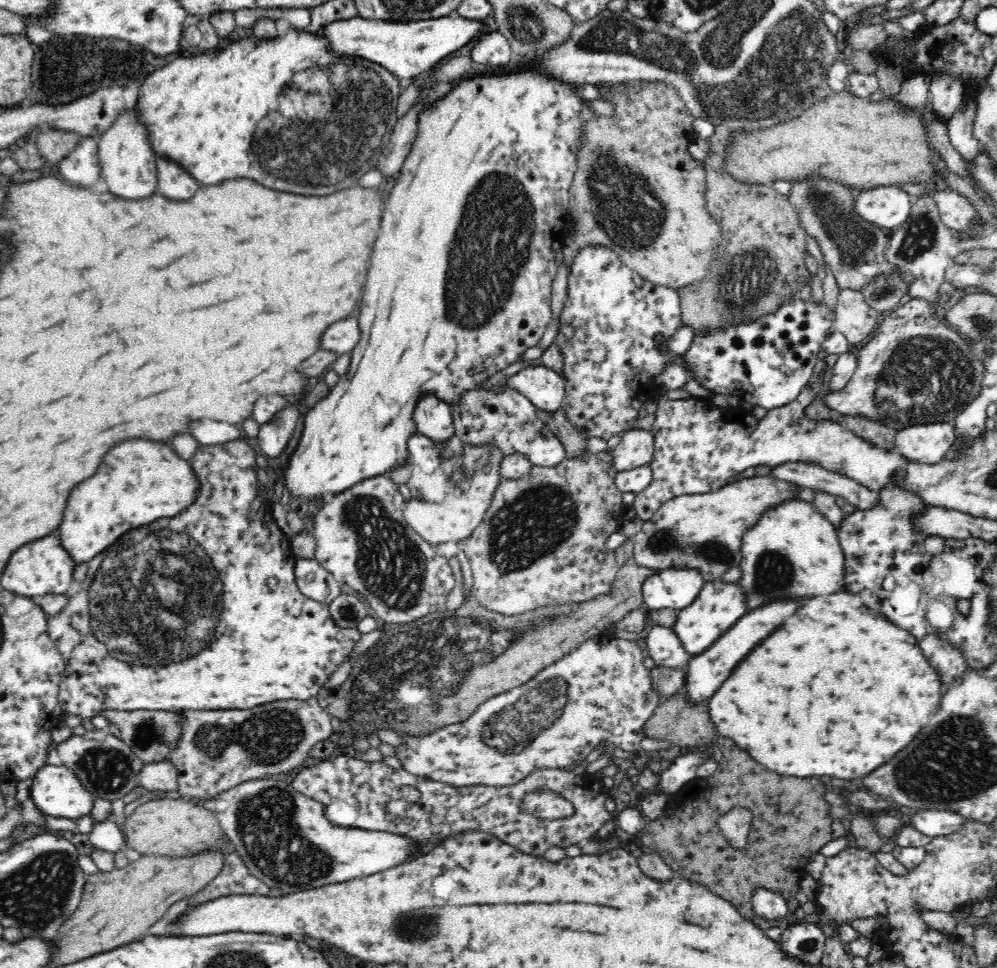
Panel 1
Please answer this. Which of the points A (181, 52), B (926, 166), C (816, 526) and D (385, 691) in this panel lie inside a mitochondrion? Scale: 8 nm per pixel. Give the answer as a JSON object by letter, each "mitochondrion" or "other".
{"A":"other","B":"other","C":"other","D":"mitochondrion"}

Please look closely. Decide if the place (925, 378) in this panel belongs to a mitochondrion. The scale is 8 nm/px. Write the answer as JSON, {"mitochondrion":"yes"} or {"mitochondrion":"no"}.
{"mitochondrion":"yes"}

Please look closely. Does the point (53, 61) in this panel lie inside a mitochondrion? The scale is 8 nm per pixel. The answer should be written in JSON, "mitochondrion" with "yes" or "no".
{"mitochondrion":"yes"}

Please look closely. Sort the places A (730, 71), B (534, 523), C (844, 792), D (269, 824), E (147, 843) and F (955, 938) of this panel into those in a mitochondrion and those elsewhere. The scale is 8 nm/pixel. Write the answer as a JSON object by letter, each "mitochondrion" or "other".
{"A":"mitochondrion","B":"mitochondrion","C":"other","D":"mitochondrion","E":"other","F":"other"}

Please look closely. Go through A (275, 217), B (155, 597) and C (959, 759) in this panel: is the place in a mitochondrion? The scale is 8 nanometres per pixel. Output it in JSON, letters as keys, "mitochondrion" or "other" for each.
{"A":"other","B":"mitochondrion","C":"mitochondrion"}

